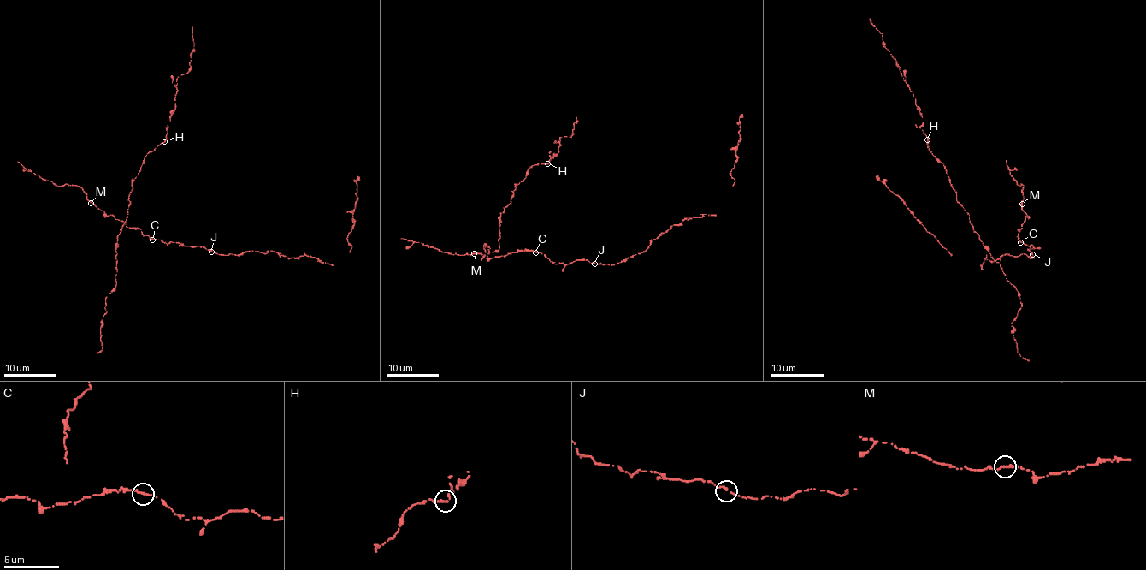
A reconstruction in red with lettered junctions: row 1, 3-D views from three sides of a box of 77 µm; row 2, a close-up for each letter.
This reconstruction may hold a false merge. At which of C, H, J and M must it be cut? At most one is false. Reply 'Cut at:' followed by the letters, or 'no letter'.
Cut at: no letter

